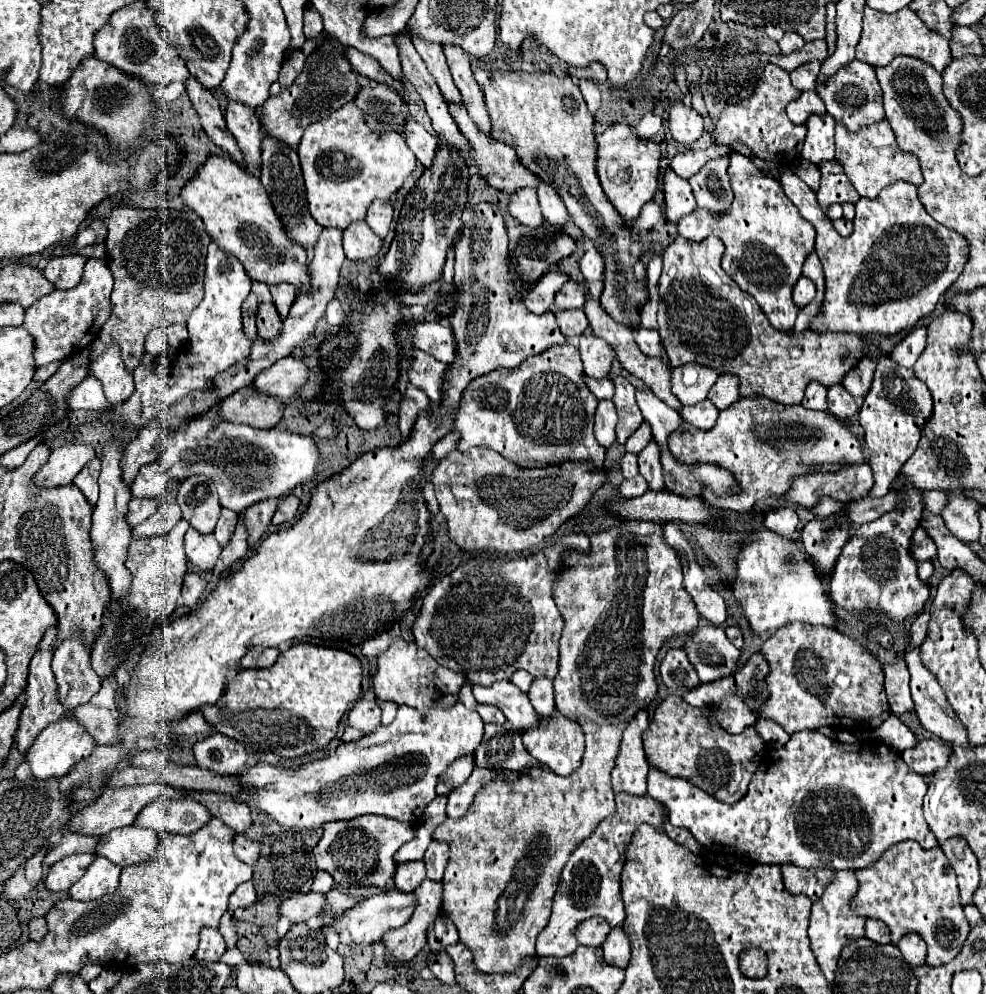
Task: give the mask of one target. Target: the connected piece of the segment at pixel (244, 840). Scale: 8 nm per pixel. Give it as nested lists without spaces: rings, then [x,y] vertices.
[[[242,834],[234,840],[234,850],[236,850],[236,856],[252,868],[258,864],[258,858],[262,856],[260,854],[260,844],[250,840],[246,834]]]

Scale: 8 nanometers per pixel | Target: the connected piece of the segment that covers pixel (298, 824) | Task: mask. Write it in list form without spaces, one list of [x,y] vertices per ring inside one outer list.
[[[464,704],[452,708],[432,708],[426,714],[410,706],[400,706],[398,716],[390,726],[380,726],[376,732],[348,744],[340,744],[336,752],[324,760],[316,760],[300,766],[298,770],[280,768],[270,764],[256,764],[248,774],[240,776],[246,792],[234,796],[236,800],[260,808],[272,816],[284,828],[316,828],[326,822],[352,820],[364,814],[378,814],[398,822],[416,824],[422,818],[424,808],[434,800],[436,784],[440,774],[460,756],[474,754],[484,736],[484,722],[476,710],[468,710]]]

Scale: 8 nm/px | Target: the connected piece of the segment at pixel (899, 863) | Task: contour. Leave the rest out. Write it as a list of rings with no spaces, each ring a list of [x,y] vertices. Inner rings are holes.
[[[914,840],[900,842],[884,852],[872,866],[856,872],[860,882],[852,908],[866,918],[876,918],[888,924],[890,932],[908,930],[922,936],[928,946],[926,964],[942,966],[954,960],[968,938],[970,924],[962,912],[958,898],[956,874],[940,848],[924,850]]]

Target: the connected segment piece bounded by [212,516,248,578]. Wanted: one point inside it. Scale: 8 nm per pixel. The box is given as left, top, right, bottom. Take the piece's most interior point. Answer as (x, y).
(237, 549)

